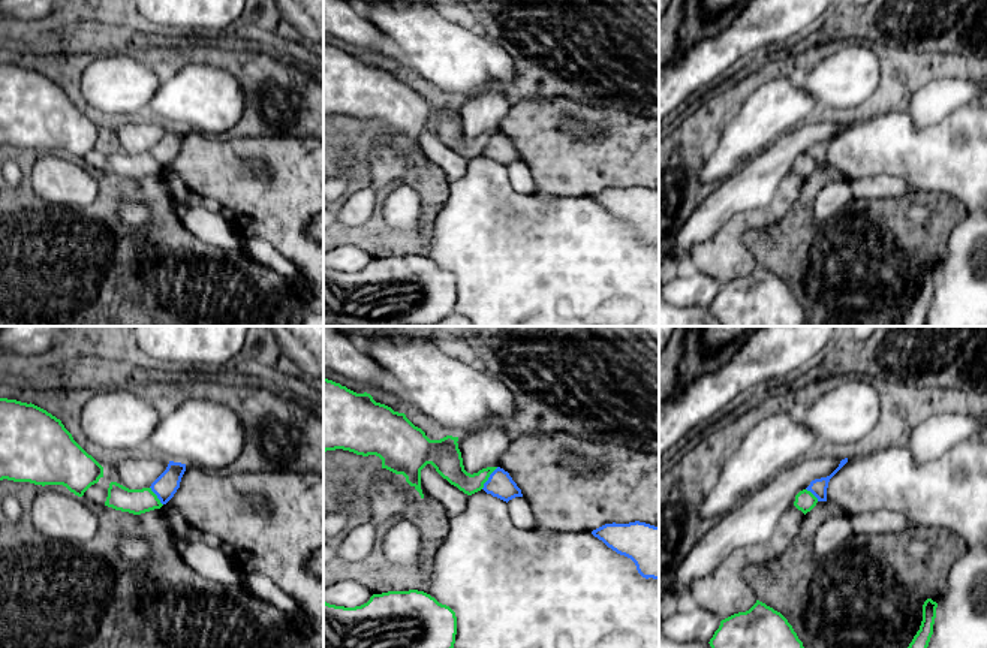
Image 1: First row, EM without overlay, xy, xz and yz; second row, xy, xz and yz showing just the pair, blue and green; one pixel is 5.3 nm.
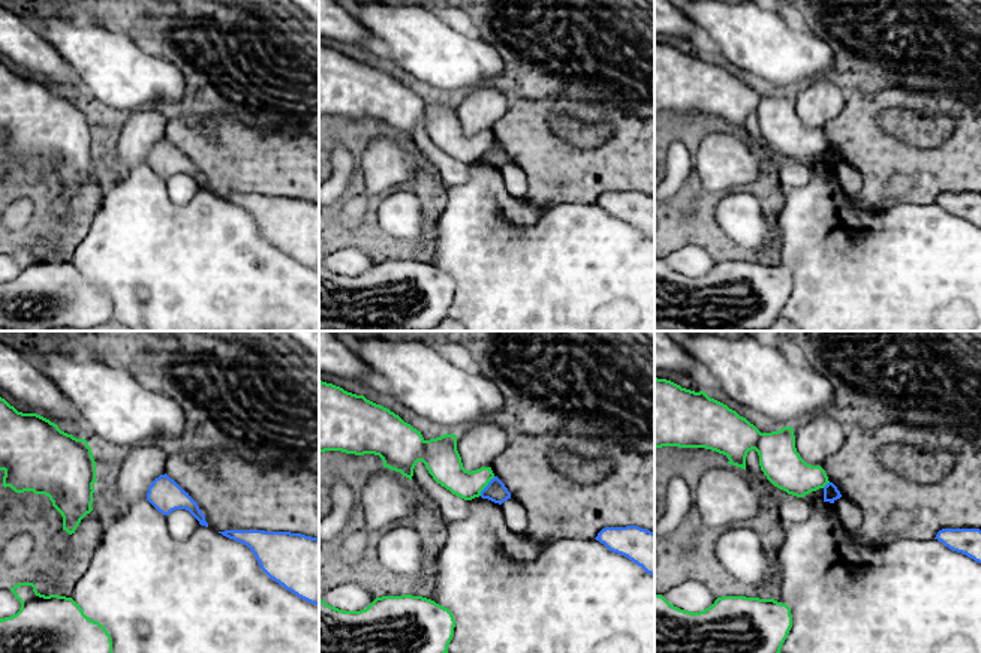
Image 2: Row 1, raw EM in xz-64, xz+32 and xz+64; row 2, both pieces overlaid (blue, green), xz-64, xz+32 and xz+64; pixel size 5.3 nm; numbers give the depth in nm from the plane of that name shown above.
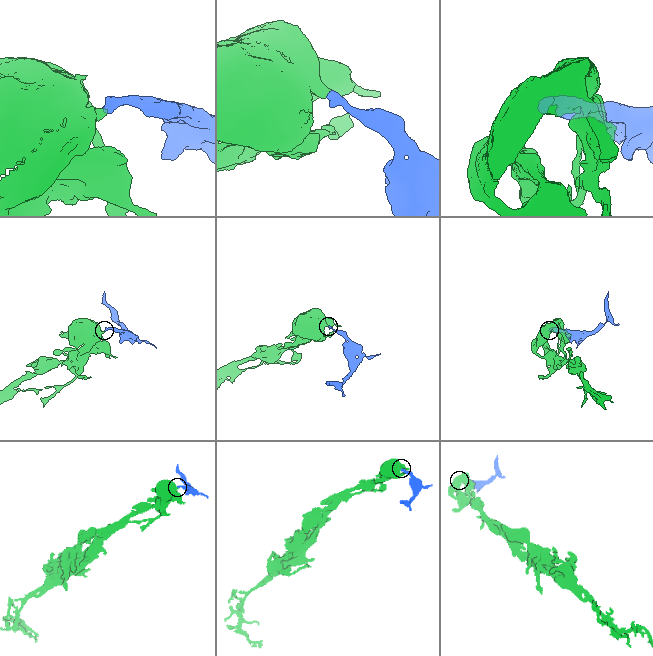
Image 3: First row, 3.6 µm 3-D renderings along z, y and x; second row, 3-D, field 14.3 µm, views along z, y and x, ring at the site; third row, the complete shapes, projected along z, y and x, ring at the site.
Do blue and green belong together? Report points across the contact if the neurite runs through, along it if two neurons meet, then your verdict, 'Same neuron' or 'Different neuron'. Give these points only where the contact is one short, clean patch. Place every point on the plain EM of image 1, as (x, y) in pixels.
Path across: xz (499, 148), (489, 142), (466, 144), (447, 123). Same neuron

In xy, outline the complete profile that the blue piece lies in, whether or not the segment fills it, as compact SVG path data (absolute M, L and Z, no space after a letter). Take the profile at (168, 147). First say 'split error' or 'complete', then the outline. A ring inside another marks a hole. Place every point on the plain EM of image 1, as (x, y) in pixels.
split error; M169 126L166 135L150 153L129 154L117 147L111 147L105 171L133 180L160 174L180 153L184 136L186 129Z

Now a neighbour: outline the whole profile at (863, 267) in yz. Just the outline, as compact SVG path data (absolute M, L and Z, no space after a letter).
M818 166L803 183L800 199L776 224L764 229L750 229L743 242L752 253L756 265L780 277L792 290L804 311L804 326L903 326L905 316L920 295L923 269L927 263L939 266L947 253L950 230L963 220L965 207L951 196L932 192L923 201L933 210L926 226L917 224L908 210L911 196L891 199L852 199L851 204L827 220L813 217L813 202L830 181L828 166Z

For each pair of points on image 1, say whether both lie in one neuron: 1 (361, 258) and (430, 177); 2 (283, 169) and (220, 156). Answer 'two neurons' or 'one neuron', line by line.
1: two neurons
2: one neuron

